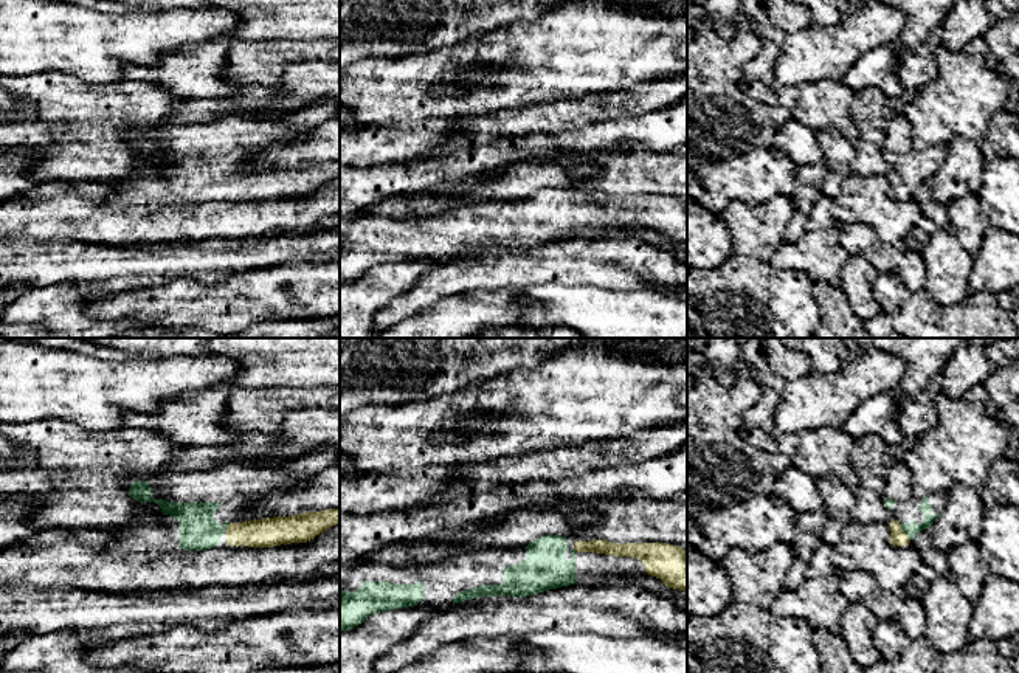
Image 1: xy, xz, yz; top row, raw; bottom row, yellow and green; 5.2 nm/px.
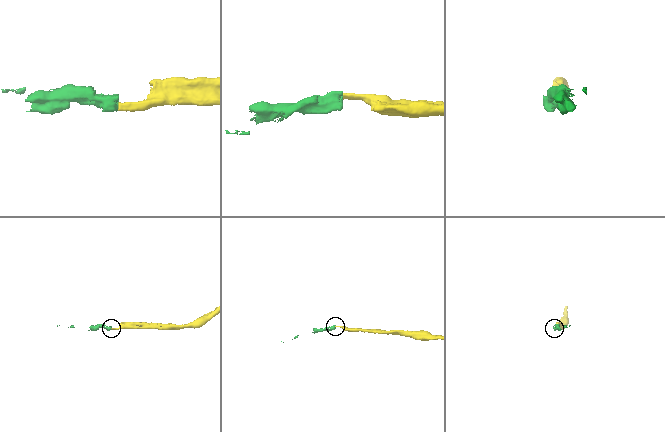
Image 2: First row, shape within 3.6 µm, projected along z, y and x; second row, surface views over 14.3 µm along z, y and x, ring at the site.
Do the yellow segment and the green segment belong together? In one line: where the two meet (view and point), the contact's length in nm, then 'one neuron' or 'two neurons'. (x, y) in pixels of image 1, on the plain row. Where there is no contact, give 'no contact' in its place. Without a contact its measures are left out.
meets yellow in yz at (905, 185); contact 110 nm long; one neuron

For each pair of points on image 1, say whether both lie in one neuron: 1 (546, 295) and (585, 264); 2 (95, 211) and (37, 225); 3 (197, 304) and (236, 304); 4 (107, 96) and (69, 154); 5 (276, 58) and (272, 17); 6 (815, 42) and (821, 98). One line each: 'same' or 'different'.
1: different
2: same
3: same
4: same
5: different
6: different

